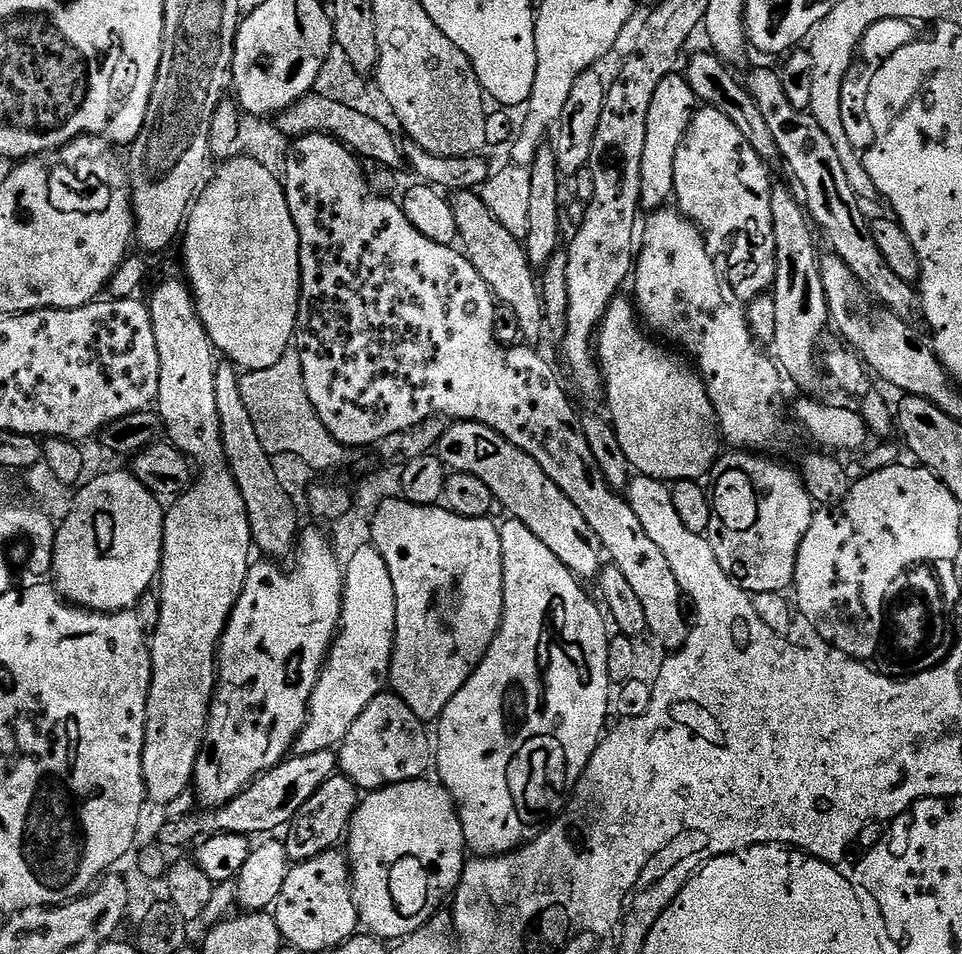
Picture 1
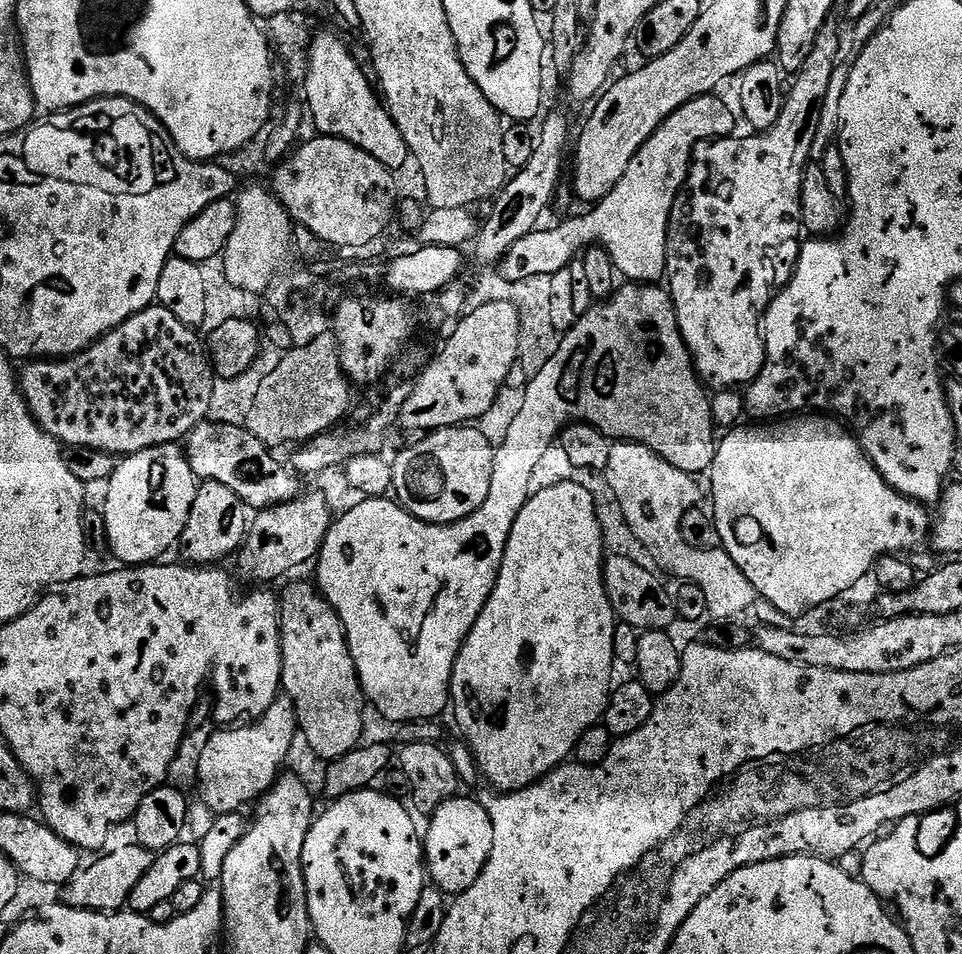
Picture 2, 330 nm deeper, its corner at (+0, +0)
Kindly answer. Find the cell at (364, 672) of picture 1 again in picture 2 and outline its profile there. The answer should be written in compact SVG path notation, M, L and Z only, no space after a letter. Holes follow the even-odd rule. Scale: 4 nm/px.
M278 698L258 720L216 730L203 751L198 764L199 799L216 814L238 812L247 804L259 801L276 783L284 763L292 752L292 739L297 739L296 709L291 700Z

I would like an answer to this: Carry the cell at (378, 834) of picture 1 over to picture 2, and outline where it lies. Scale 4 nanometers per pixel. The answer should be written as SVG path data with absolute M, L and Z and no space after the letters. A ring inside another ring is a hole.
M463 794L442 802L429 820L432 821L428 824L428 832L426 828L422 836L426 872L435 887L455 898L478 882L478 874L482 874L494 846L494 822L483 803L480 805Z

